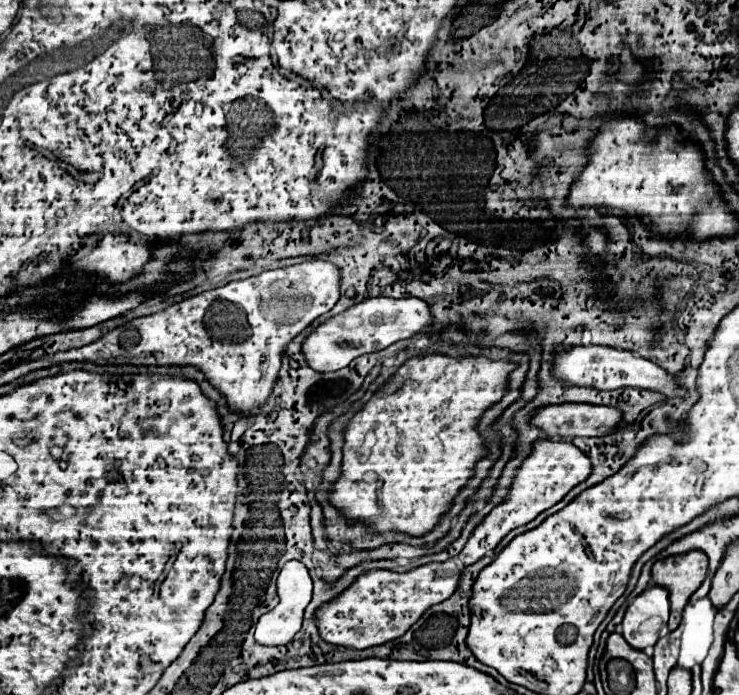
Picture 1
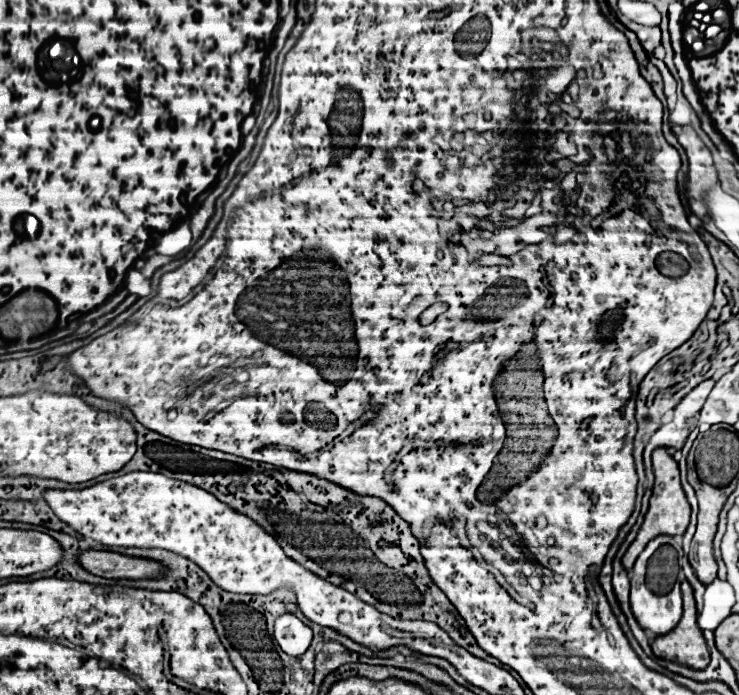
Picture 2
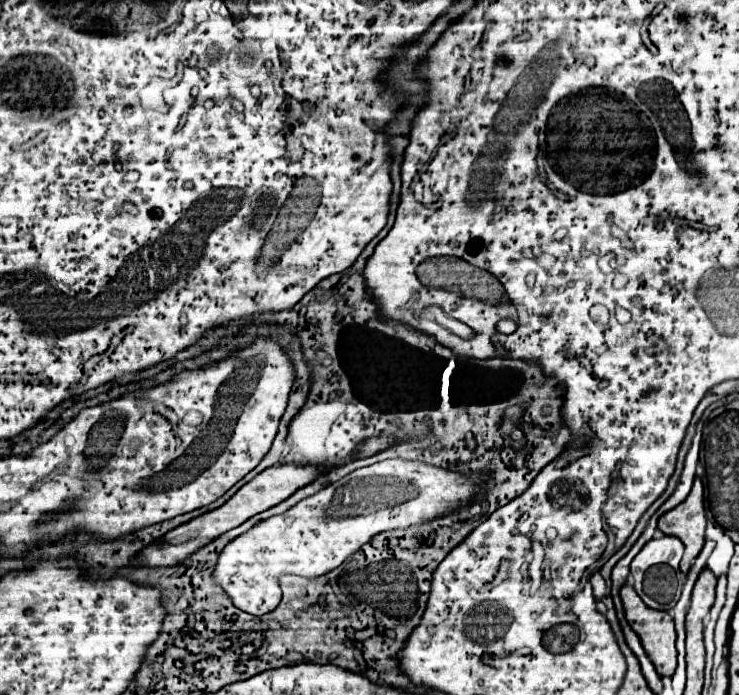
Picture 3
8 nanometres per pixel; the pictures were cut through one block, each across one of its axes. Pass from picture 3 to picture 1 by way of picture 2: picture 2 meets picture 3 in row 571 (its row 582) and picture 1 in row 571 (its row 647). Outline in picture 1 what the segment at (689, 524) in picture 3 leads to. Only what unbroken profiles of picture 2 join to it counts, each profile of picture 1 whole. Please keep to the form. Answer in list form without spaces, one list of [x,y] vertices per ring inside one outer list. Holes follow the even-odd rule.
[[[690,550],[686,554],[668,556],[656,560],[652,566],[652,578],[658,586],[670,592],[670,630],[682,622],[682,610],[688,598],[698,590],[708,572],[708,556],[702,550]]]

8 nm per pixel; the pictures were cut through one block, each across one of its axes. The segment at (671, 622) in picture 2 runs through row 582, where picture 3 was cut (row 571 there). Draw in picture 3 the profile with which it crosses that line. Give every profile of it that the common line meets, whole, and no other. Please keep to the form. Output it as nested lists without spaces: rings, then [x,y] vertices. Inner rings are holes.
[[[662,536],[662,538],[654,538],[650,540],[640,552],[638,556],[632,560],[630,564],[630,570],[632,570],[632,578],[634,578],[634,590],[638,592],[638,596],[642,598],[642,602],[646,606],[652,608],[652,600],[644,594],[642,590],[642,578],[644,578],[644,572],[654,566],[654,564],[670,564],[674,570],[678,570],[678,564],[680,564],[680,558],[682,558],[682,552],[684,552],[684,544],[678,540],[678,538],[672,538],[672,536]]]

